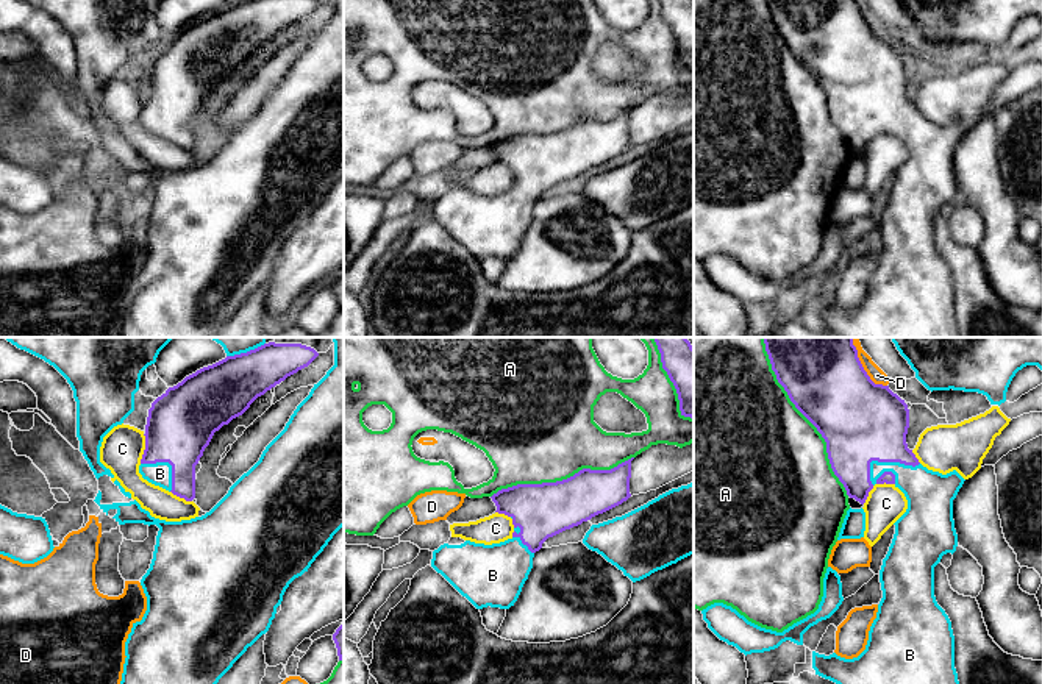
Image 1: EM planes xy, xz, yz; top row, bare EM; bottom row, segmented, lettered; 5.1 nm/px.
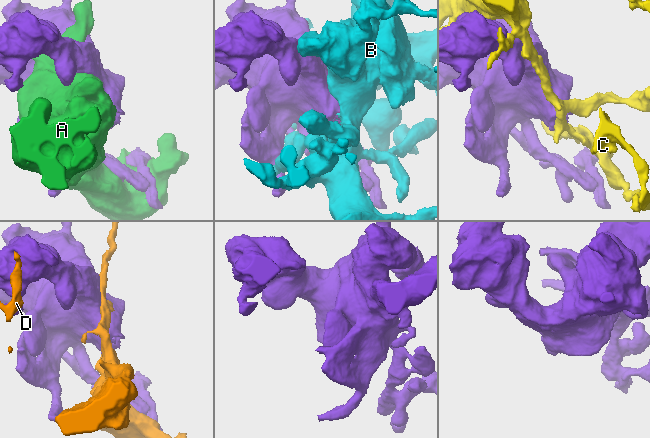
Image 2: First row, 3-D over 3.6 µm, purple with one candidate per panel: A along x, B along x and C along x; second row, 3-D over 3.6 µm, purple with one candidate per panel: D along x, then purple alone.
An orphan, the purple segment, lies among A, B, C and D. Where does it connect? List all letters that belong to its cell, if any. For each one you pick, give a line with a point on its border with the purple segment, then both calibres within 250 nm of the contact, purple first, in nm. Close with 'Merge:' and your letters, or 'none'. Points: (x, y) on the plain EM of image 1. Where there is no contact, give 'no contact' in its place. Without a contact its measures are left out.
B: meets purple in yz at (886, 111); 420 nm thick on the purple side, 200 nm on the other
Merge: B

